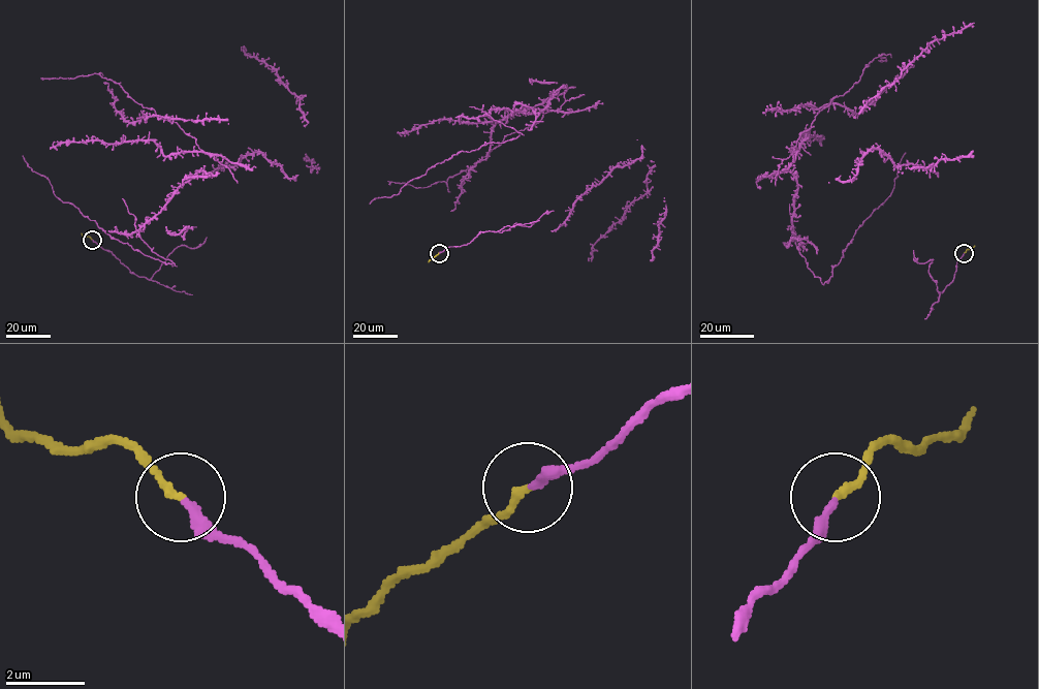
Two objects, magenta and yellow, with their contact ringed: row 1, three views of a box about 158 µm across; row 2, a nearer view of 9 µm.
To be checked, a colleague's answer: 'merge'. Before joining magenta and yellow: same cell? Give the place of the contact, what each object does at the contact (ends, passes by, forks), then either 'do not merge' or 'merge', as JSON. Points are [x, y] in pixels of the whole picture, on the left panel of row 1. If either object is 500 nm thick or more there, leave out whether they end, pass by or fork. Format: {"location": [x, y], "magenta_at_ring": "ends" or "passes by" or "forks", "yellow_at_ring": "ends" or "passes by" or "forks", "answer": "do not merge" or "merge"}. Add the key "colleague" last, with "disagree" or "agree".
{"location": [92, 240], "magenta_at_ring": "ends", "yellow_at_ring": "ends", "answer": "do not merge", "colleague": "disagree"}

